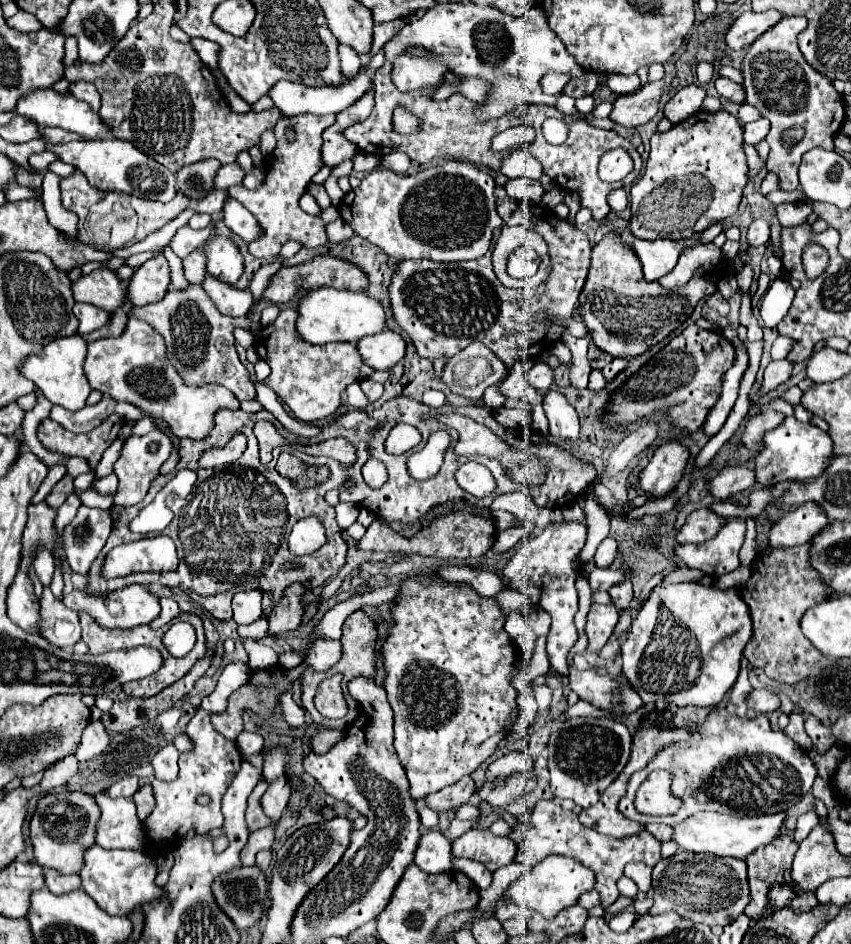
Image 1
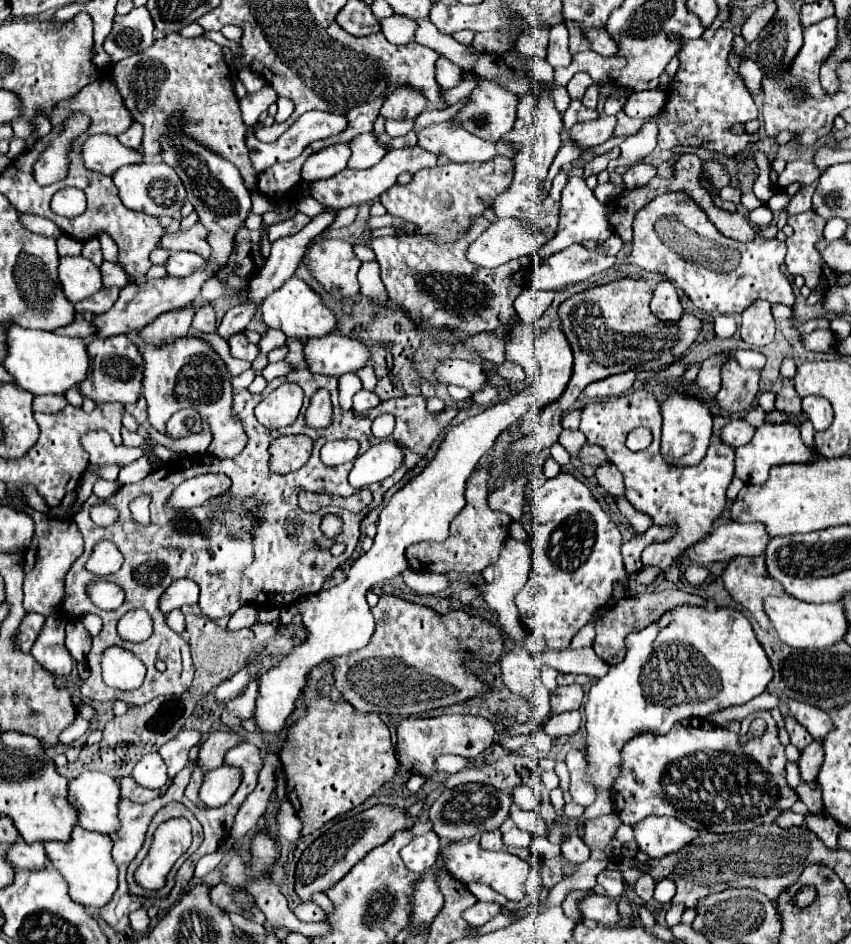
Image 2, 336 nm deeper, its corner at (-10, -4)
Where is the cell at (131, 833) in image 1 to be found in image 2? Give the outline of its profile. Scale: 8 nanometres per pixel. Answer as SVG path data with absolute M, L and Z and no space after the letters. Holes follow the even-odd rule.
M83 772L69 782L69 802L79 810L79 824L85 830L113 834L121 828L119 820L119 782L103 772Z

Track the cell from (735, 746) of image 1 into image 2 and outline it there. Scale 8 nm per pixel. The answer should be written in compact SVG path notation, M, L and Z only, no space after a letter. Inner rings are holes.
M759 710L747 716L741 722L741 734L749 732L749 726L755 718L763 718L767 722L767 728L761 736L751 736L751 740L745 746L737 742L737 734L719 728L715 724L707 724L701 718L693 718L693 721L681 720L673 726L673 730L669 730L663 736L645 732L627 740L627 744L621 750L621 772L611 786L615 810L621 822L633 826L651 814L657 816L663 814L663 816L675 816L681 822L691 824L695 830L709 830L717 834L751 830L759 824L775 822L775 818L781 816L785 810L789 810L799 800L799 796L787 784L785 748L777 738L777 724L769 716L769 712Z

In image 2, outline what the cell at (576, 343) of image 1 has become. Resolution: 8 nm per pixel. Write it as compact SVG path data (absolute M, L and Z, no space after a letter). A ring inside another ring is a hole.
M623 372L617 376L607 376L605 380L591 382L583 394L589 398L611 398L611 396L621 396L631 388L635 380L635 372Z

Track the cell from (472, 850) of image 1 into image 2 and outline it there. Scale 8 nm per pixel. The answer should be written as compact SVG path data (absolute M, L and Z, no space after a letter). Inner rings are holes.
M501 830L481 834L481 848L485 848L485 850L509 850L501 840Z

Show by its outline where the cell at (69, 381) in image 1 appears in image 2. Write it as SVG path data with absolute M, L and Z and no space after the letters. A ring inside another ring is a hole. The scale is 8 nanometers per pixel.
M11 326L7 332L7 346L9 346L9 354L3 366L17 378L17 384L23 390L35 396L47 396L47 394L63 396L67 390L79 388L79 384L87 378L89 352L85 342L81 342L79 338L67 338L55 332Z

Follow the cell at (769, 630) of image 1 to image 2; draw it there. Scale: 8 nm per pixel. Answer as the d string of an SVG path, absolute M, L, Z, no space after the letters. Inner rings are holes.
M765 556L733 558L723 572L723 582L725 582L725 590L733 596L733 600L743 604L755 616L755 620L763 630L773 628L763 608L763 600L767 596L783 596L785 590L781 582L773 580L767 574Z

